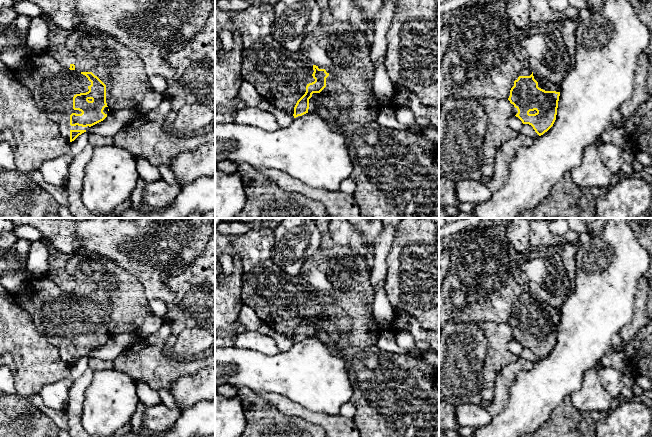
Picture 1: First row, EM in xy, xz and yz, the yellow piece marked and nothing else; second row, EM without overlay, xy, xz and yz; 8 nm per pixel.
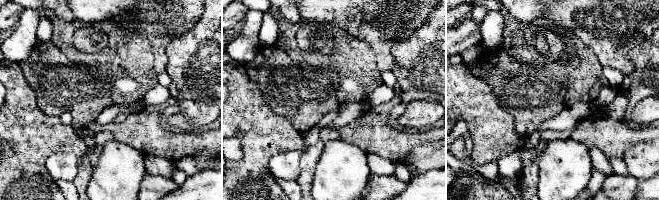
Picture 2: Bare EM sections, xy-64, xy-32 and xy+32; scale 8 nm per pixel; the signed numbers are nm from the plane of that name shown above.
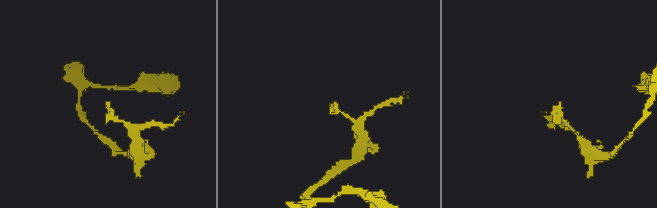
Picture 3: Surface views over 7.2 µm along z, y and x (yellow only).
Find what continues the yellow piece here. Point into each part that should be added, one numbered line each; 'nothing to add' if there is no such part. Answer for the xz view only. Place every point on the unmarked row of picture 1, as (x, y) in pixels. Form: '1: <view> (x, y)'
1: xz (280, 300)

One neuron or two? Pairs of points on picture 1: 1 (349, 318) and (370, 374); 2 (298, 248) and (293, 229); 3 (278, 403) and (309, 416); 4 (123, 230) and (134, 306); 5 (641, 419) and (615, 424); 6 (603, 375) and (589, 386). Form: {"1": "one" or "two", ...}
{"1": "two", "2": "one", "3": "one", "4": "two", "5": "one", "6": "two"}

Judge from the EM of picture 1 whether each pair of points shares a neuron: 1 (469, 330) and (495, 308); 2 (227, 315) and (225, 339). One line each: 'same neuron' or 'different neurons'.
1: different neurons
2: different neurons

